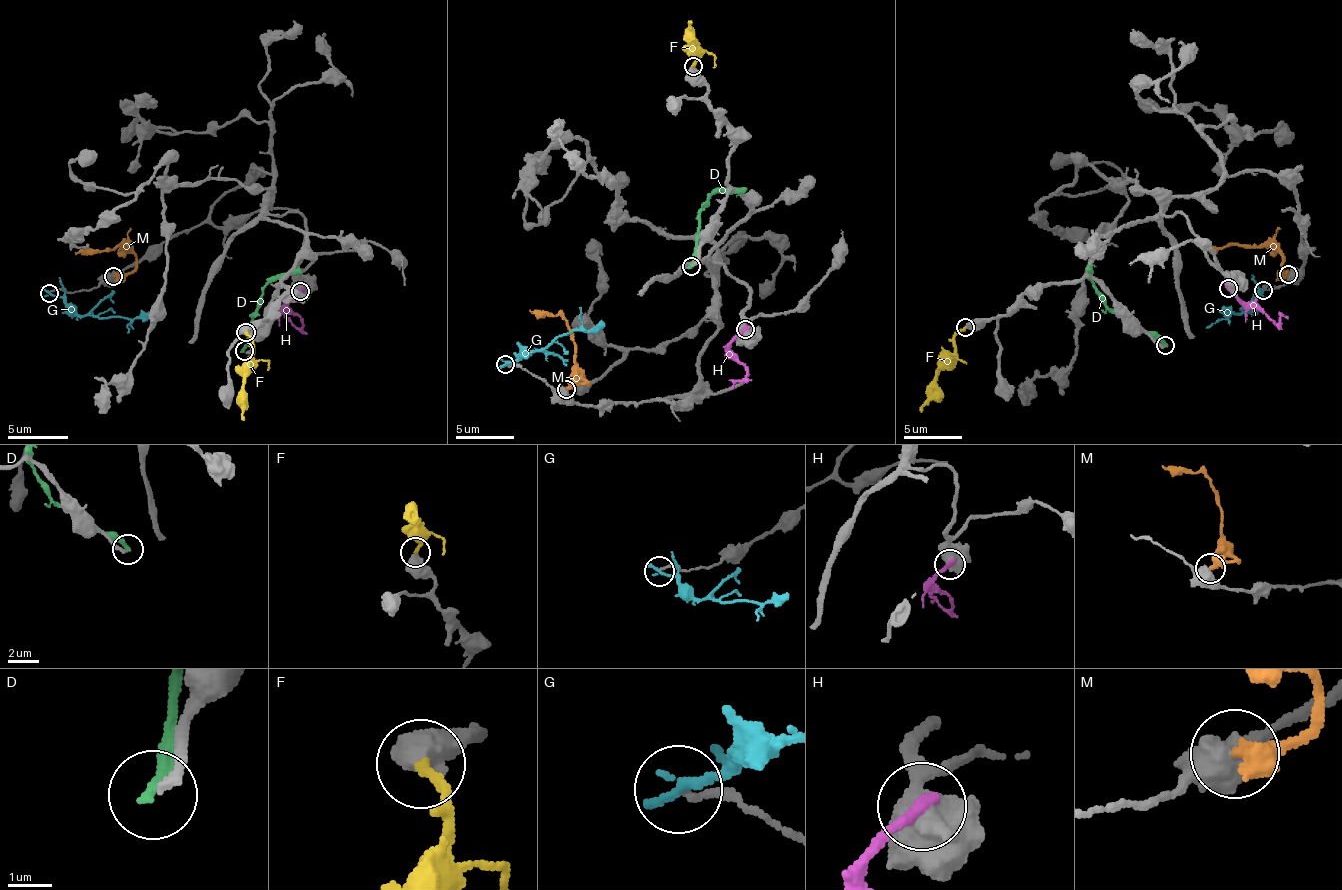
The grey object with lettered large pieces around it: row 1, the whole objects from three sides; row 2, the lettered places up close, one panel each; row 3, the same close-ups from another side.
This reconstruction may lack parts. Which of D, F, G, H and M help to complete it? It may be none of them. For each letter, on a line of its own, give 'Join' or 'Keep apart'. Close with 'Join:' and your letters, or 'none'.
D: Keep apart
F: Join
G: Keep apart
H: Keep apart
M: Keep apart
Join: F

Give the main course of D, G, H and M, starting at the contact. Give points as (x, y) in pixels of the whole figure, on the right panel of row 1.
D: (1166, 344), (1114, 312), (1096, 289), (1088, 266)
G: (1262, 289), (1256, 303), (1248, 312), (1230, 312), (1230, 315), (1221, 306)
H: (1227, 289), (1242, 303), (1256, 303), (1274, 321), (1288, 318)
M: (1288, 274), (1282, 269), (1282, 257), (1265, 245), (1216, 248), (1210, 254)

